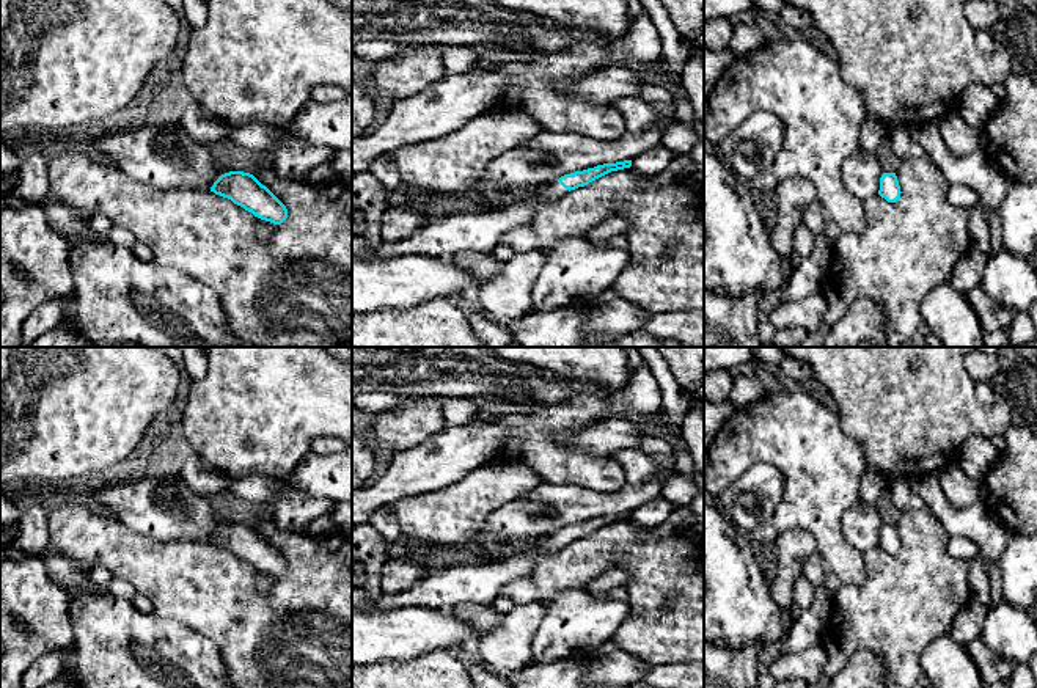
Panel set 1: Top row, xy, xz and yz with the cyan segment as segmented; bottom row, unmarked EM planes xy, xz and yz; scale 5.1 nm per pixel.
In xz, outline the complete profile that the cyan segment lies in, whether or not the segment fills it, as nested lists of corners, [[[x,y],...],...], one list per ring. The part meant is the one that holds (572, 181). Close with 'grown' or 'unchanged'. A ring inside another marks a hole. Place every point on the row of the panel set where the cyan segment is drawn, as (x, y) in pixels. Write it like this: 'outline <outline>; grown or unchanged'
outline [[[632,160],[616,162],[616,163],[603,163],[597,165],[594,168],[588,168],[583,171],[575,171],[570,174],[561,176],[558,181],[551,182],[547,190],[542,193],[540,201],[550,203],[561,196],[564,196],[567,192],[575,190],[578,187],[584,187],[589,182],[617,170],[630,168]]]; grown

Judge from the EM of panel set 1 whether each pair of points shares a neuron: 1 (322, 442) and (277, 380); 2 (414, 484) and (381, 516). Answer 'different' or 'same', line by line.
1: different
2: different

